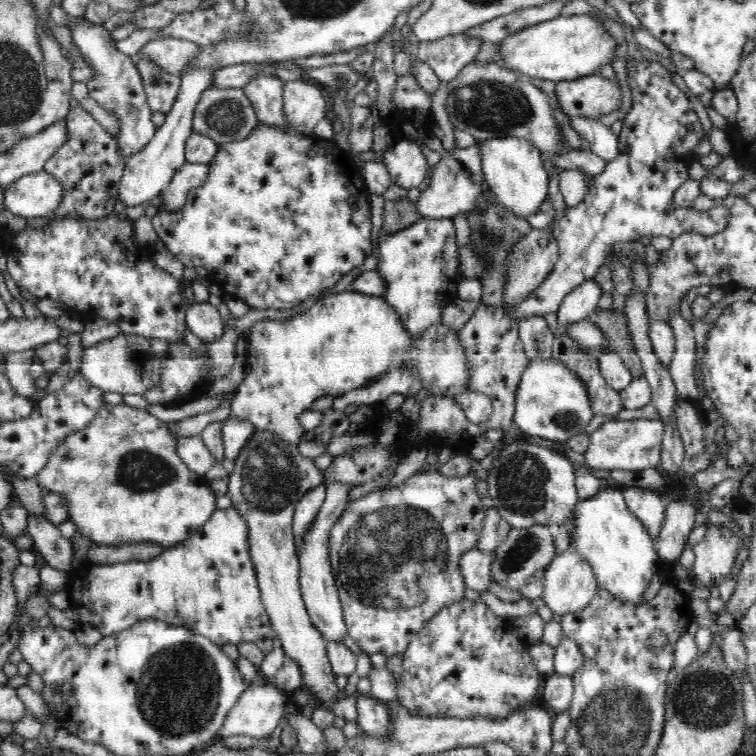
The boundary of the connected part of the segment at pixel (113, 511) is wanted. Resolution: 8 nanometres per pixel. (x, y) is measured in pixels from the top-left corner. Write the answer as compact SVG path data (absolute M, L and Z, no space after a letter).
M106 404L100 406L96 418L90 422L88 428L72 432L70 436L66 436L57 450L51 455L51 460L46 464L46 467L36 474L36 482L44 492L56 493L64 495L68 501L68 520L76 525L76 532L82 536L88 536L95 544L118 546L121 544L130 543L157 543L158 545L169 548L181 543L184 538L194 534L202 524L206 522L214 514L216 507L216 494L210 487L206 479L196 472L193 472L188 466L178 457L176 442L178 435L168 428L169 423L166 423L148 411L136 407L130 407L125 404L114 406L114 404Z

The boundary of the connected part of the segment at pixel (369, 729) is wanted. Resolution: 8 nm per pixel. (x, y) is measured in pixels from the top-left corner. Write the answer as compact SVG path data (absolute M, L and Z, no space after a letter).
M356 694L356 697L357 723L360 730L384 740L392 730L392 721L386 704L374 701L369 695Z

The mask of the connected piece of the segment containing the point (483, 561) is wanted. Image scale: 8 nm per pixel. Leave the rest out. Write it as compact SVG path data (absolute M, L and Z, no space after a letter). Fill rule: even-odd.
M480 549L466 550L460 558L460 571L464 575L464 583L468 588L477 592L490 591L492 586L492 560L493 552L484 552Z

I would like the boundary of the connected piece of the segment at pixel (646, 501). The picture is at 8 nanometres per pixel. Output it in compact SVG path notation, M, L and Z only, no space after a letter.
M627 487L622 494L630 512L646 525L652 539L657 540L664 522L667 502L660 498L658 492L646 489Z

